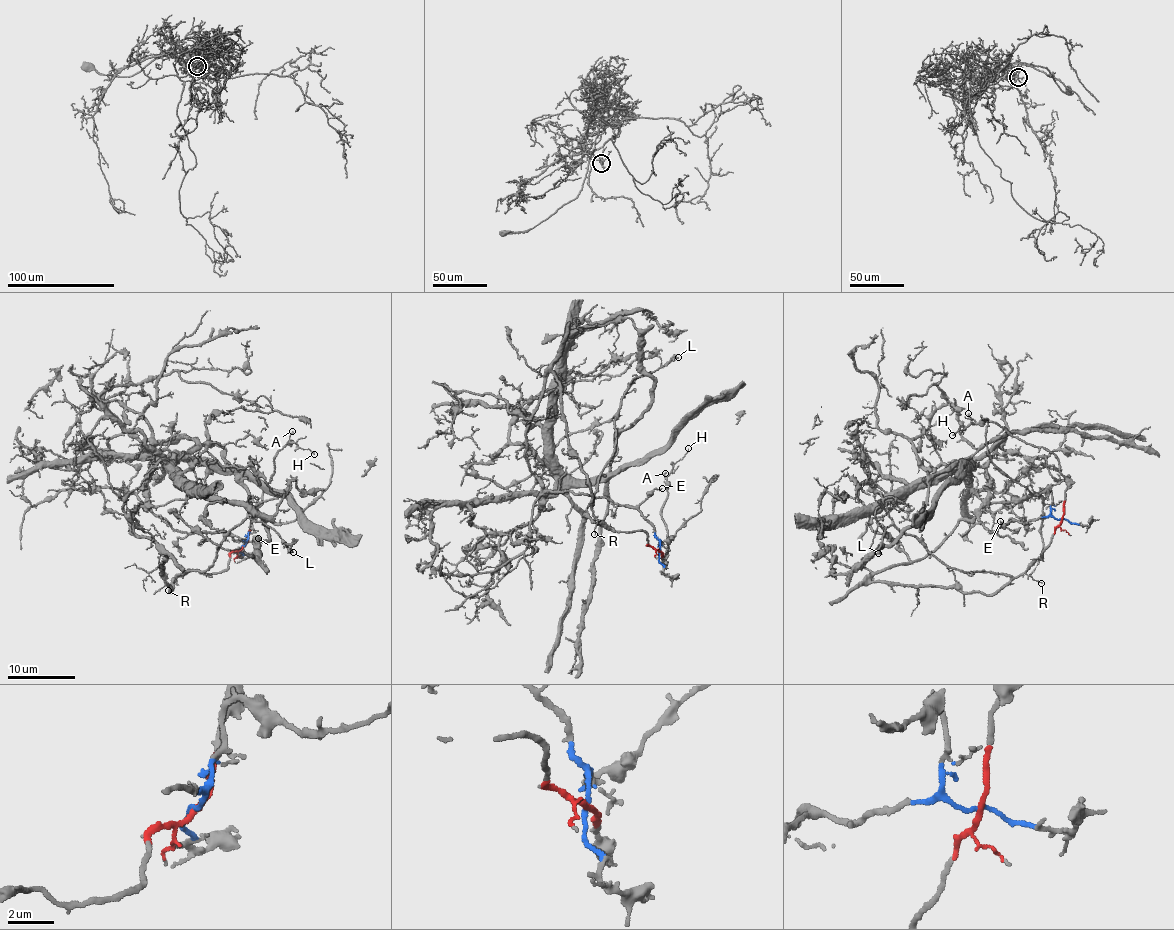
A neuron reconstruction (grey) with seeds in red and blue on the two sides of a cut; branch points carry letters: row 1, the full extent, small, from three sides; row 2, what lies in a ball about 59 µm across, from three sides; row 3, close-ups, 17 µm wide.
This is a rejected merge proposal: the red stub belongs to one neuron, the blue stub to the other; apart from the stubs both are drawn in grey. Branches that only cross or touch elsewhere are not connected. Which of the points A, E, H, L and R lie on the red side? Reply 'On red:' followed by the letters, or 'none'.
On red: A, H, L, R

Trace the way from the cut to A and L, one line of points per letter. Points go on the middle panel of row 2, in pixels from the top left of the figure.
A: (659, 551), (663, 554), (661, 562), (667, 551), (668, 531), (662, 513), (668, 483), (664, 473)
L: (659, 551), (645, 533), (605, 529), (591, 508), (628, 384), (677, 356)

